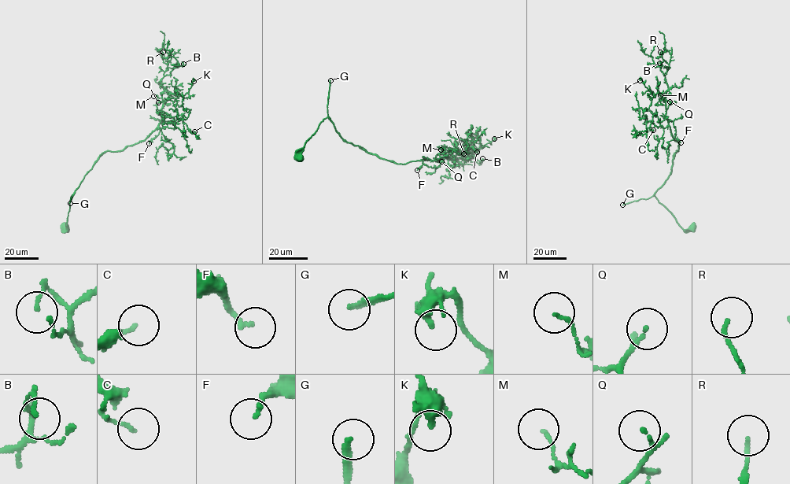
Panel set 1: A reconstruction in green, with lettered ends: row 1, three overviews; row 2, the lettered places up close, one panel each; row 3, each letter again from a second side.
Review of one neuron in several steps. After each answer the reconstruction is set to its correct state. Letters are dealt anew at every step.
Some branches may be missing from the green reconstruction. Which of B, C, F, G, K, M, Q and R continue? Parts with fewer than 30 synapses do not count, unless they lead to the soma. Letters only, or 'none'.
G, Q

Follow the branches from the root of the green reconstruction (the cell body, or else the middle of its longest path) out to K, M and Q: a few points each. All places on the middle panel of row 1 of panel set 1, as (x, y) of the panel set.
K: (299, 157), (305, 142), (326, 117), (346, 142), (400, 164), (454, 157), (474, 148), (481, 148), (494, 138)
M: (299, 157), (305, 142), (326, 117), (346, 142), (393, 162), (403, 164), (448, 157), (441, 149)
Q: (299, 157), (305, 142), (327, 117), (346, 142), (381, 158), (400, 164), (441, 157), (441, 161)

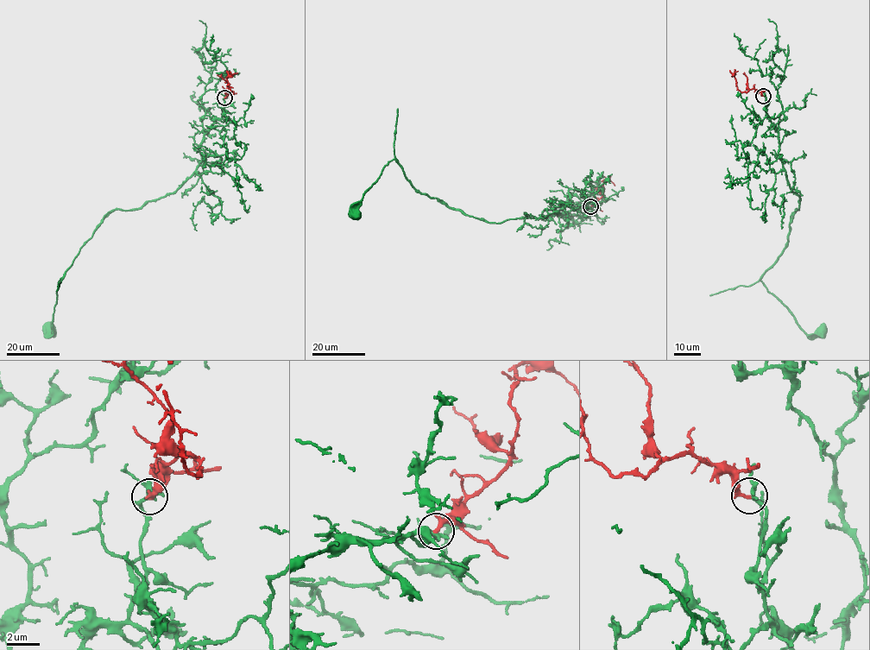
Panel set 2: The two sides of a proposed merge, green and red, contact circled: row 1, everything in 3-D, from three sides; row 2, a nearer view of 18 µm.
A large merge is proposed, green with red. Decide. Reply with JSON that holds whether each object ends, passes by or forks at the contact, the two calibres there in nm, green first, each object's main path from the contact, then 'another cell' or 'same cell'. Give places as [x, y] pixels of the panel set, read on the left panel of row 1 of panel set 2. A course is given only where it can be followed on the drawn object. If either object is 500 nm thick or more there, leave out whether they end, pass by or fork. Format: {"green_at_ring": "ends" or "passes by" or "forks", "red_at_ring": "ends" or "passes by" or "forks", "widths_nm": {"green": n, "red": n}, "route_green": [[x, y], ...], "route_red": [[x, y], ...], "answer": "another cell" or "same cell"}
{"green_at_ring": "passes by", "red_at_ring": "ends", "widths_nm": {"green": 280, "red": 280}, "route_green": [[225, 97], [193, 173], [174, 192], [103, 220], [58, 282], [50, 331]], "route_red": [[225, 97], [230, 91], [234, 94], [227, 78], [237, 72]], "answer": "same cell"}

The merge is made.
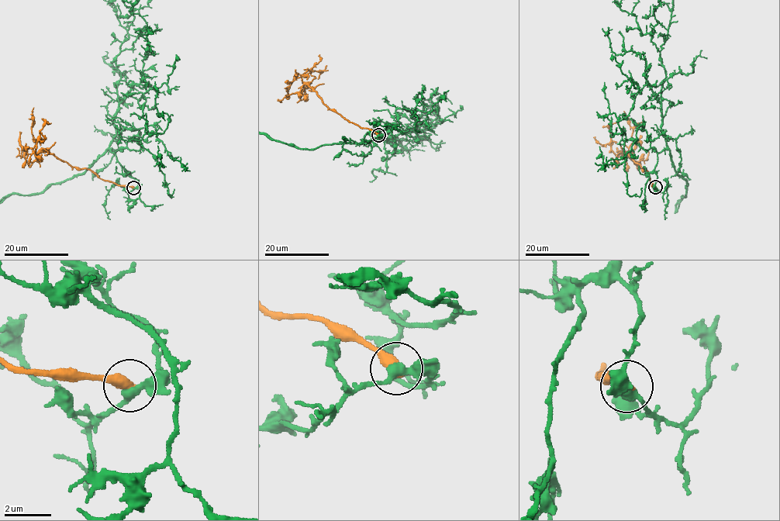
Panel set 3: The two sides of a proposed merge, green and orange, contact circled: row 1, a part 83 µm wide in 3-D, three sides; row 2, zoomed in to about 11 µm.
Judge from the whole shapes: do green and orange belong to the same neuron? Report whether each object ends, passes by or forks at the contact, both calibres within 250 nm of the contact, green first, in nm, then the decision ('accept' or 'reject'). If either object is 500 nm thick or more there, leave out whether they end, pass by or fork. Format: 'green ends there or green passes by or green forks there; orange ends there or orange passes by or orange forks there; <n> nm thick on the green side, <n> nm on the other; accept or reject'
green passes by; orange ends there; 360 nm thick on the green side, 480 nm on the other; reject

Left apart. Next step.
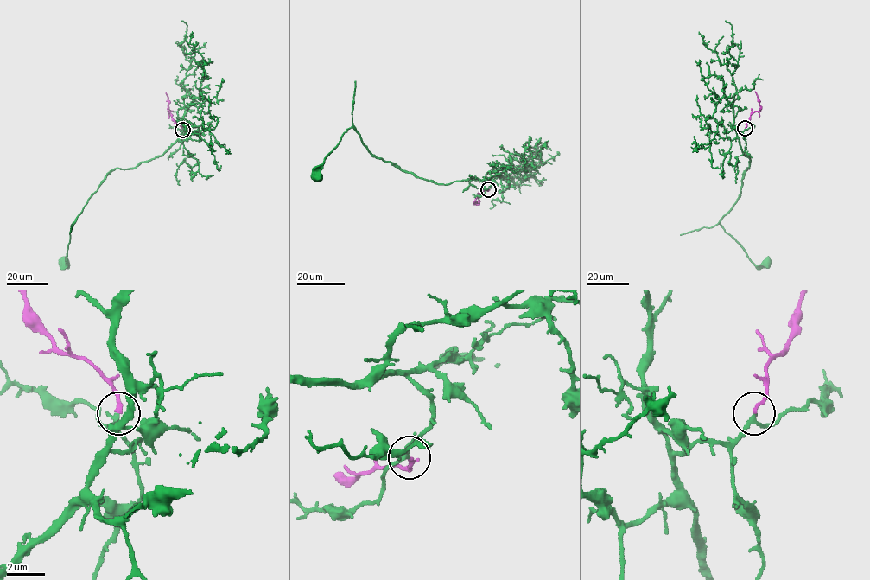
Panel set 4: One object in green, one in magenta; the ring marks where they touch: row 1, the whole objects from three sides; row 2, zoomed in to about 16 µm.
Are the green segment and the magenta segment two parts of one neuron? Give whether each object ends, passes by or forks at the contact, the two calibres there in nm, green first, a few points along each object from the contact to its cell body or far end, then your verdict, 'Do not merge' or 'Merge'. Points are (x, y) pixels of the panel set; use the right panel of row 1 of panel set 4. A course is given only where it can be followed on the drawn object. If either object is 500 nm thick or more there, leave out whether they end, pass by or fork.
At the ring green passes by. At the ring magenta ends. Thickness 170 nm (green) against 170 nm. Course of green: (746, 128), (736, 133), (750, 159), (749, 168), (737, 201), (720, 222), (755, 264), (766, 264). Course of magenta: (746, 128), (751, 115), (761, 108), (755, 91). Merge

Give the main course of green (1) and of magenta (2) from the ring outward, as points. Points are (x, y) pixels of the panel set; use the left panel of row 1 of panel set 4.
1: (182, 130), (184, 133), (161, 156), (128, 169), (115, 168), (105, 176), (71, 226), (67, 264), (65, 264)
2: (182, 130), (168, 112), (166, 92)

